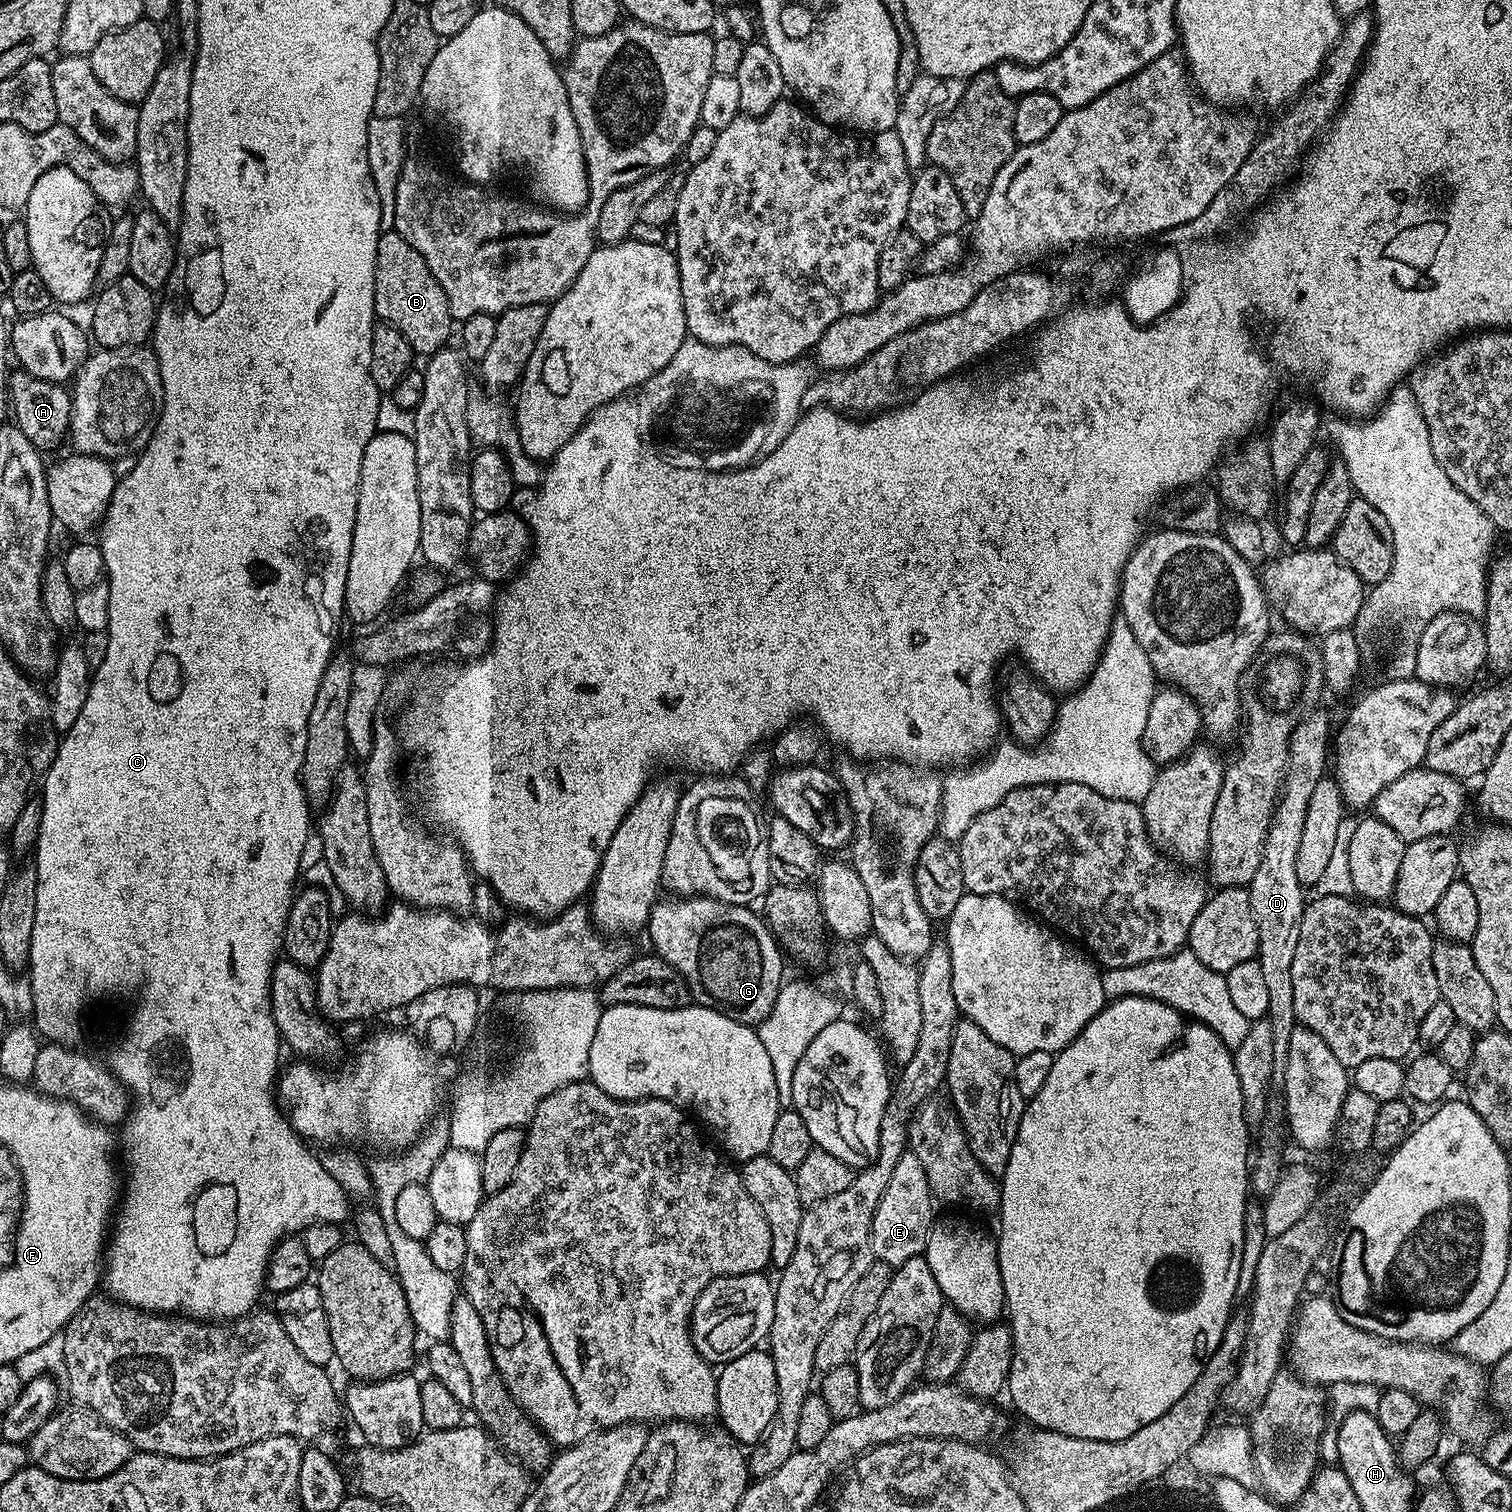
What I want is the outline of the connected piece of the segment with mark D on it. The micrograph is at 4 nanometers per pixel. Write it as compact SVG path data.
M1320 711L1309 712L1290 738L1288 764L1284 767L1284 786L1280 790L1280 799L1276 802L1272 825L1268 827L1266 842L1262 850L1262 862L1258 864L1258 874L1254 874L1252 881L1246 885L1250 894L1250 906L1258 922L1260 938L1258 961L1270 998L1266 1019L1271 1025L1273 1037L1272 1083L1278 1088L1283 1087L1285 1082L1290 1037L1298 1026L1294 1014L1294 982L1290 982L1290 966L1294 966L1294 950L1298 946L1298 934L1302 926L1306 888L1305 885L1298 882L1298 874L1294 871L1294 861L1298 858L1298 845L1302 843L1302 826L1306 823L1306 806L1310 806L1310 798L1318 782L1325 779L1324 766L1327 762L1329 765L1330 762L1328 716Z

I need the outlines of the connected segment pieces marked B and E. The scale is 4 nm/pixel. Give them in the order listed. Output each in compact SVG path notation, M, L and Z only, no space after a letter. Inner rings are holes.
M395 230L380 233L374 266L374 302L377 317L391 328L397 328L413 353L438 352L449 343L448 335L451 332L453 335L454 321L442 286L430 274L430 266L426 266L422 254Z
M910 1150L898 1158L898 1166L894 1166L894 1175L890 1178L872 1219L872 1255L879 1263L895 1270L902 1262L910 1262L910 1258L923 1256L928 1244L928 1231L931 1230L934 1197L930 1190L930 1182L926 1178L926 1170L922 1170L922 1162Z

